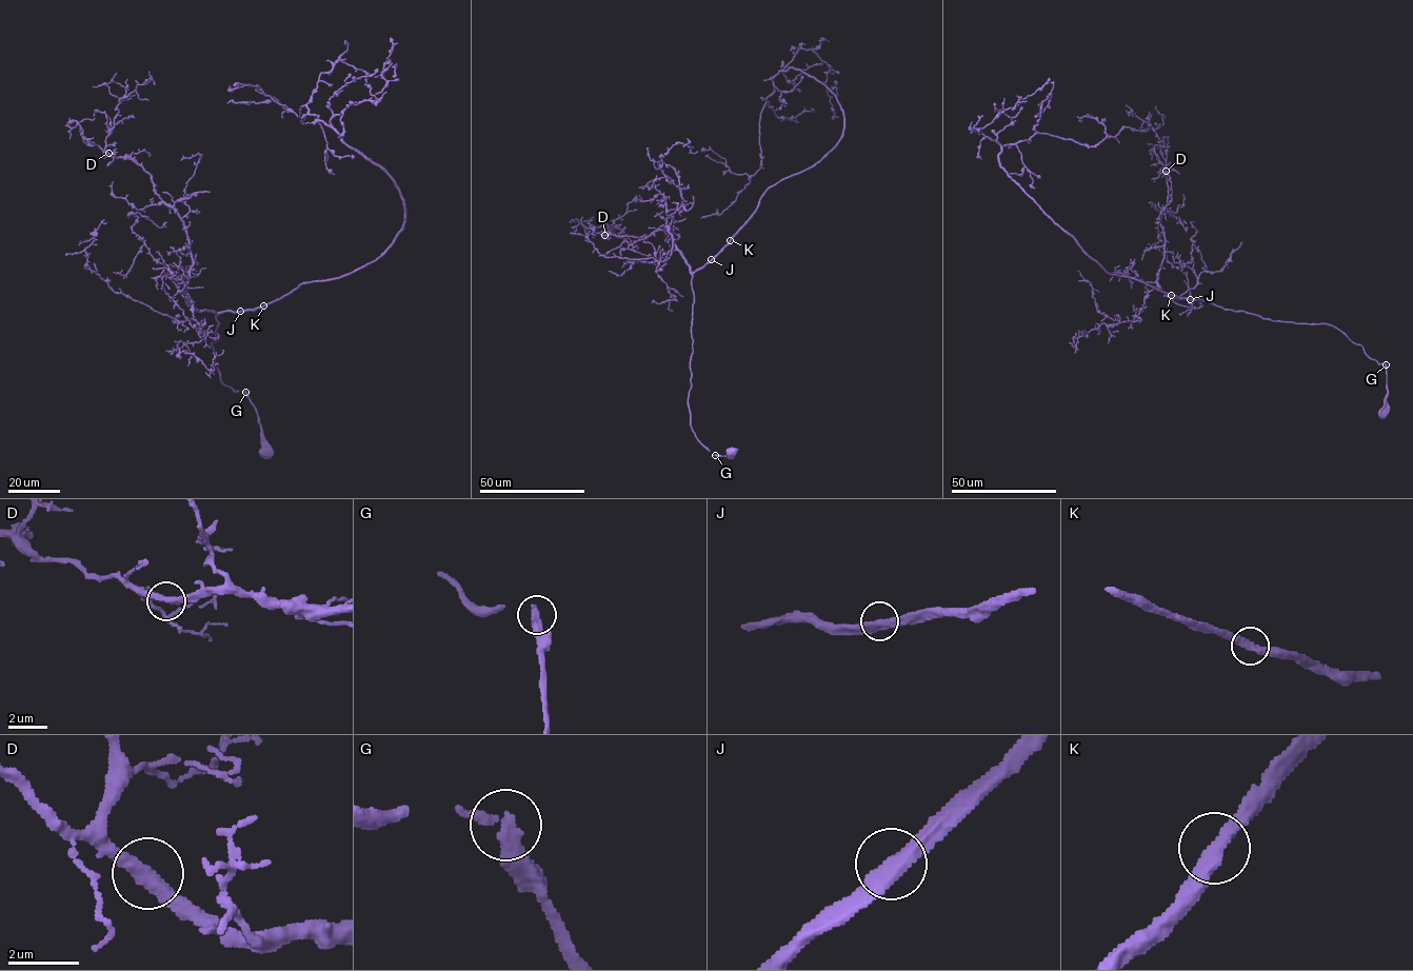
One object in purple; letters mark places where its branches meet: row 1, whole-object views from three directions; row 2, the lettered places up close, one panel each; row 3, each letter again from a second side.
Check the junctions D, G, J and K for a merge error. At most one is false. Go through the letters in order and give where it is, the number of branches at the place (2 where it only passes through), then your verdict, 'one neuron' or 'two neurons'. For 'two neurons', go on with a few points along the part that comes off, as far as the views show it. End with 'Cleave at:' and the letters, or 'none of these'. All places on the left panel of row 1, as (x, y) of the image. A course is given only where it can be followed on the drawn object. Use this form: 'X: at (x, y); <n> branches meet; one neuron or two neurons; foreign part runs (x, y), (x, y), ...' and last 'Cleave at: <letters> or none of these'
D: at (108, 153); 2 branches meet; one neuron
G: at (245, 392); 2 branches meet; one neuron
J: at (240, 311); 2 branches meet; one neuron
K: at (263, 305); 2 branches meet; one neuron
Cleave at: none of these

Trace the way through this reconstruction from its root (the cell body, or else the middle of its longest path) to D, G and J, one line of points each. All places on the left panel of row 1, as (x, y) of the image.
D: (264, 452), (256, 408), (215, 365), (217, 314), (187, 300), (182, 219), (140, 165), (108, 153)
G: (264, 452), (257, 409), (245, 392)
J: (264, 452), (256, 408), (244, 392), (221, 380), (215, 365), (212, 342), (217, 338), (217, 313), (240, 311)

